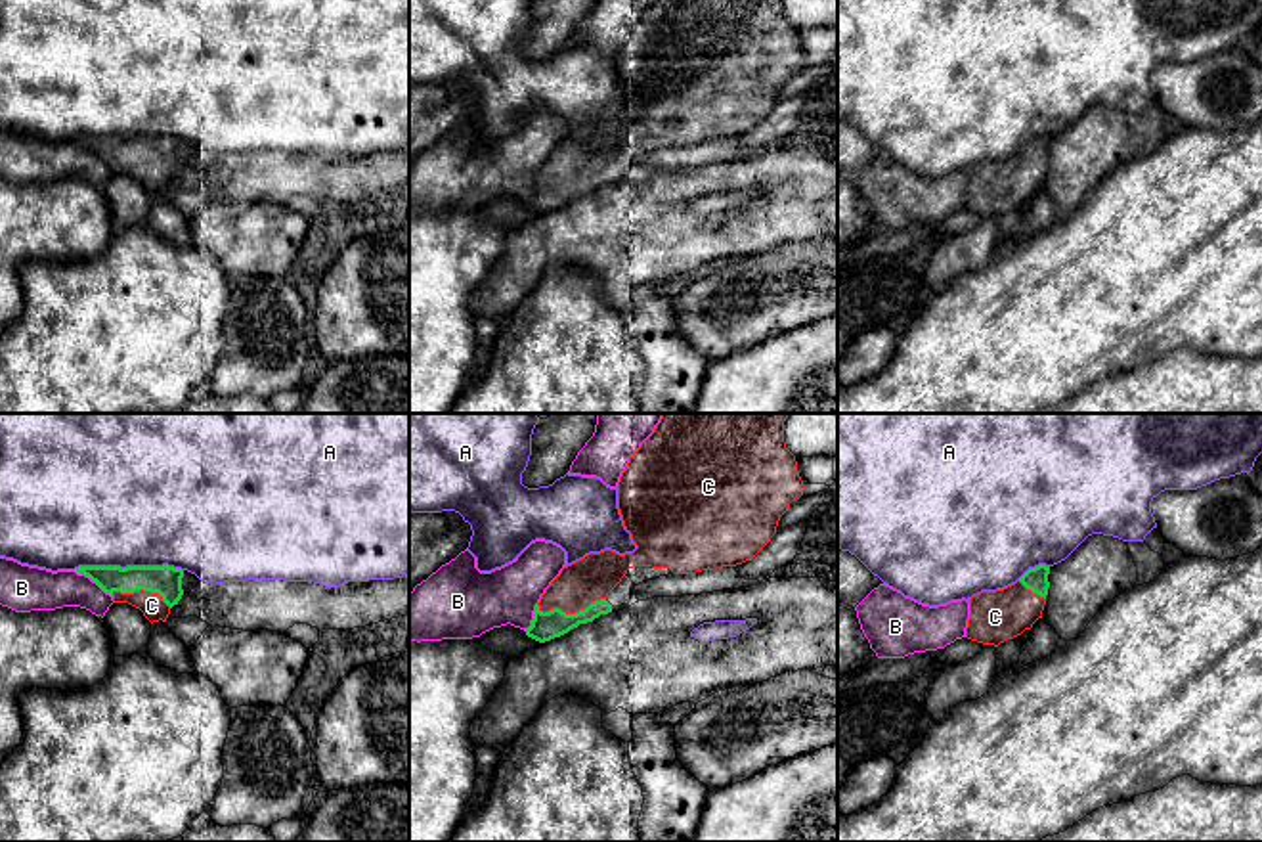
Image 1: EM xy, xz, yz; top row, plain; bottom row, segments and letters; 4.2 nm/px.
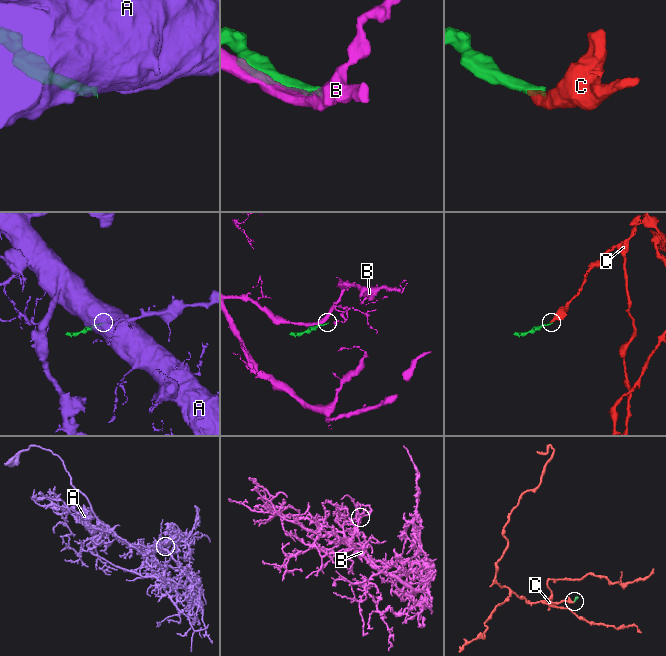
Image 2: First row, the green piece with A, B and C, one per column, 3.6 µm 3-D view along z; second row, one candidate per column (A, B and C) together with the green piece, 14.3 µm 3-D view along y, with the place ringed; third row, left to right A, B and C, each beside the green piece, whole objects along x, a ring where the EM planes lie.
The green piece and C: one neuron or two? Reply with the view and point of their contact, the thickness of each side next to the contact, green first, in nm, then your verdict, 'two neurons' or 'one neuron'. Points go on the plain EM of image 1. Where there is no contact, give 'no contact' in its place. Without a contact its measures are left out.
xz (570, 186) | 120/190 nm | one neuron

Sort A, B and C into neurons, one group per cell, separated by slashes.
A / B / C

